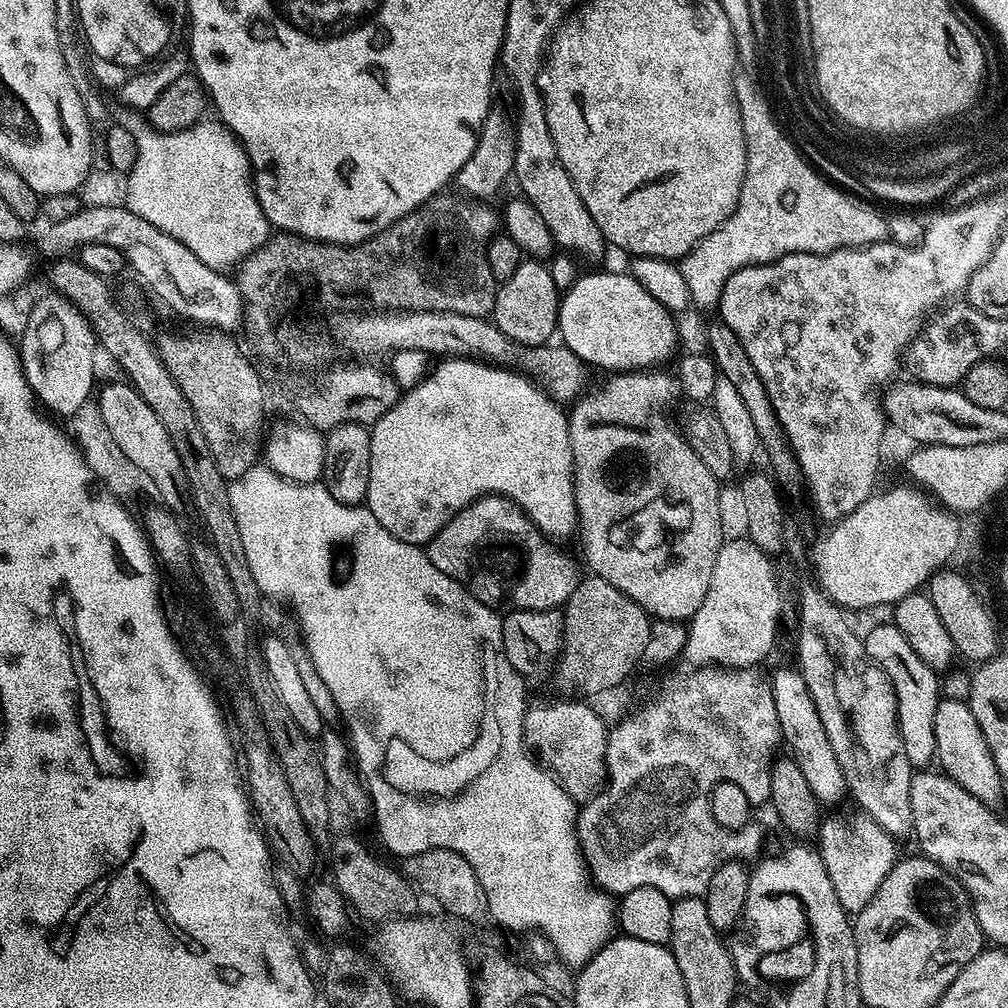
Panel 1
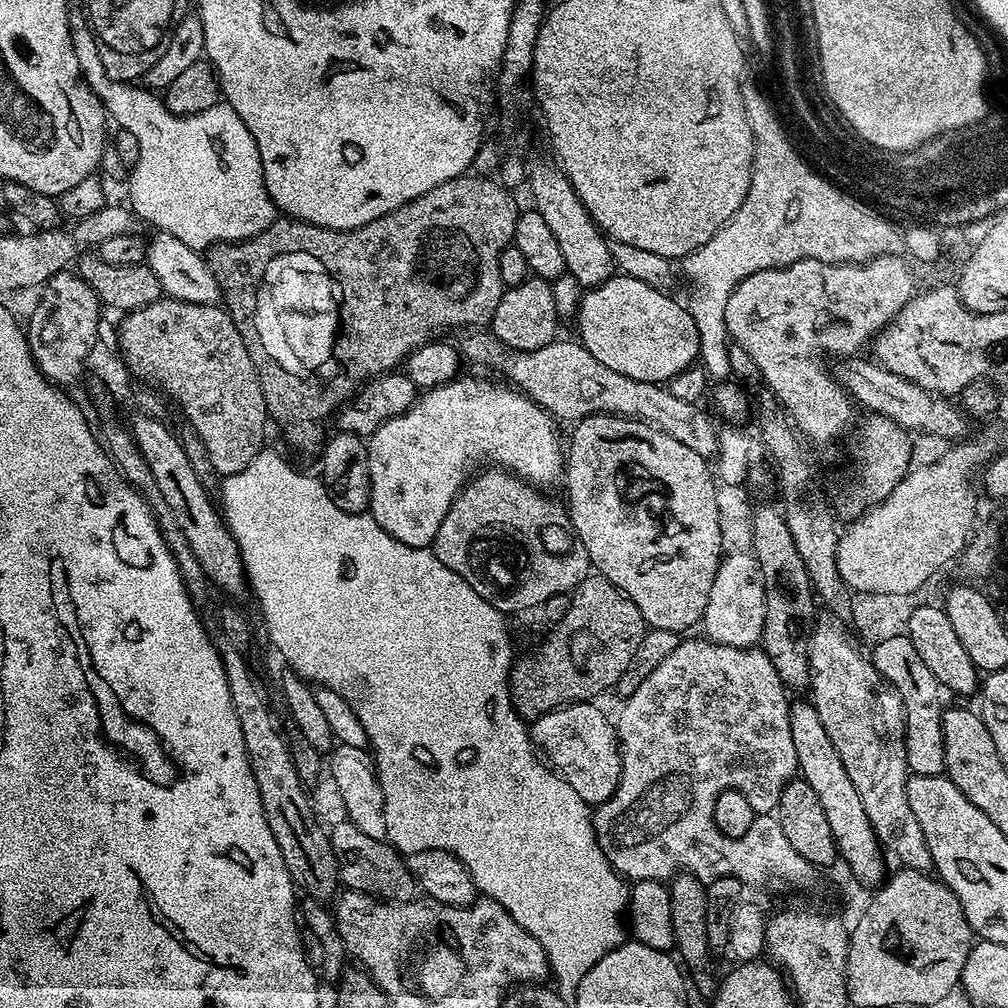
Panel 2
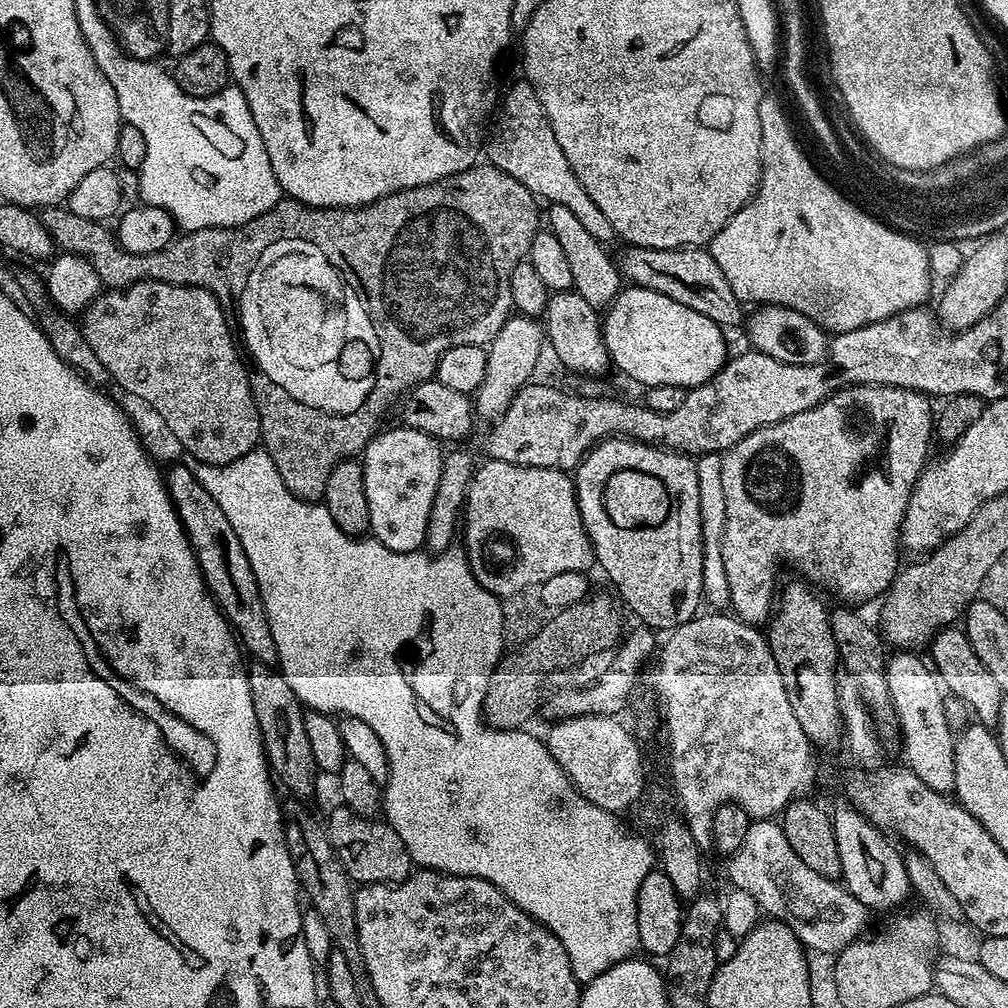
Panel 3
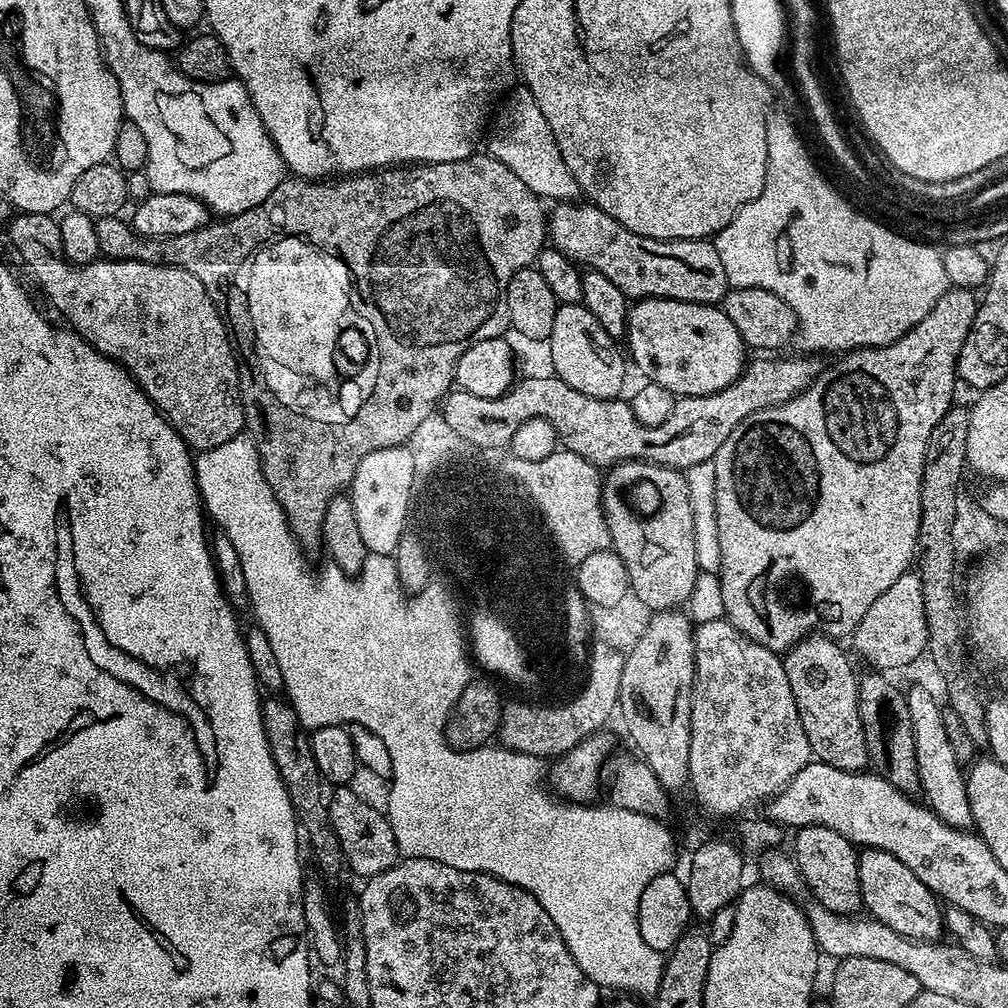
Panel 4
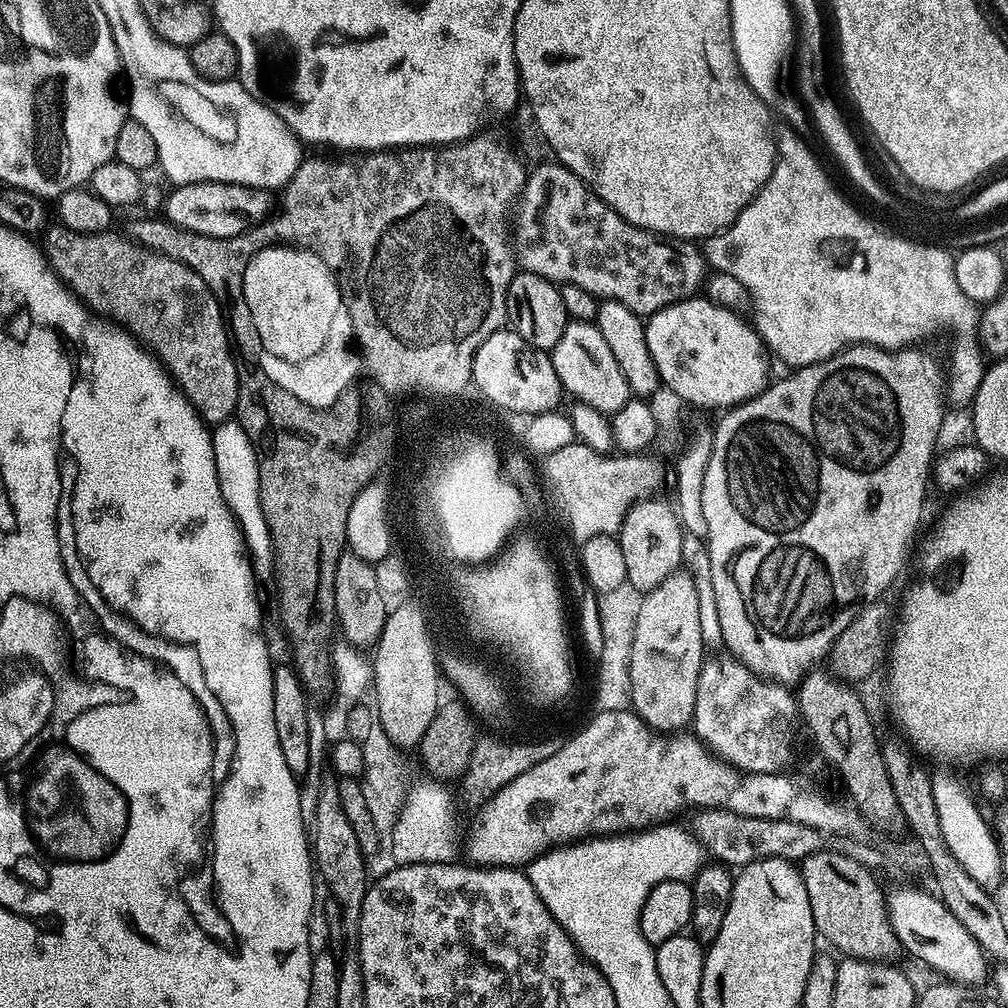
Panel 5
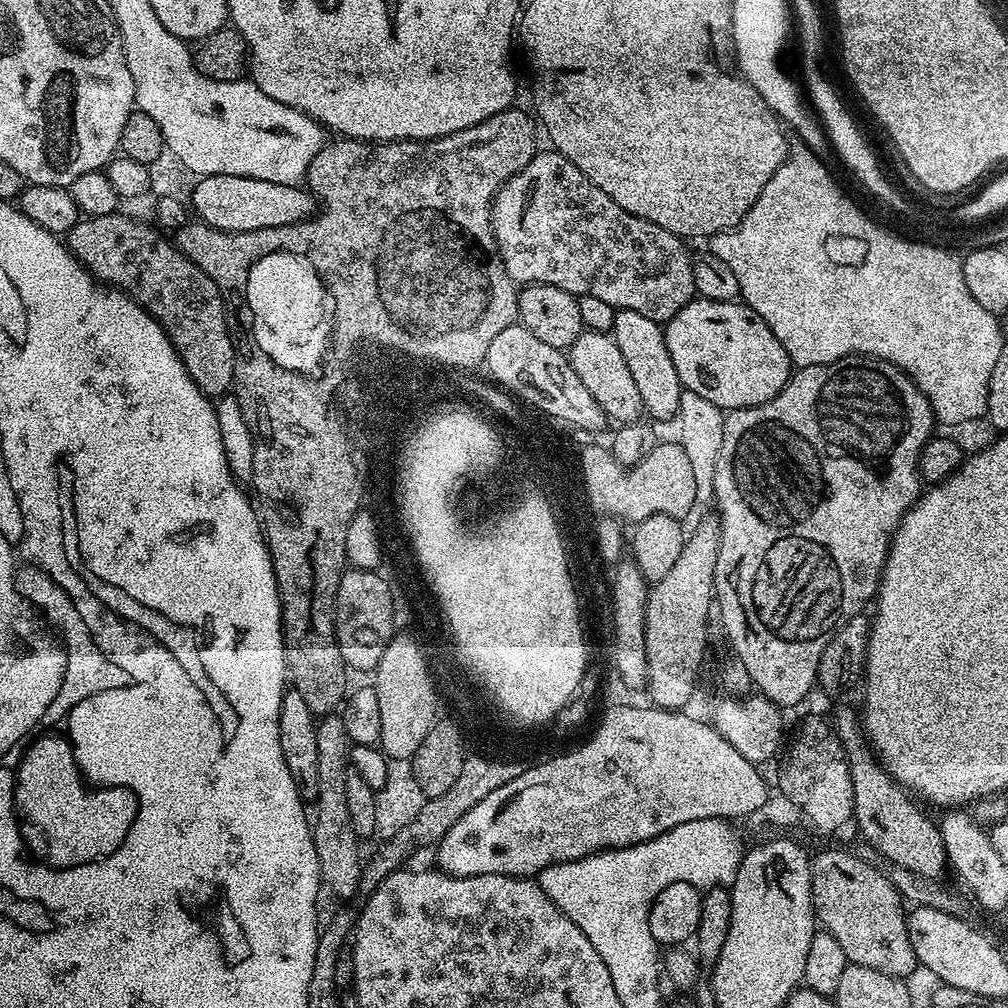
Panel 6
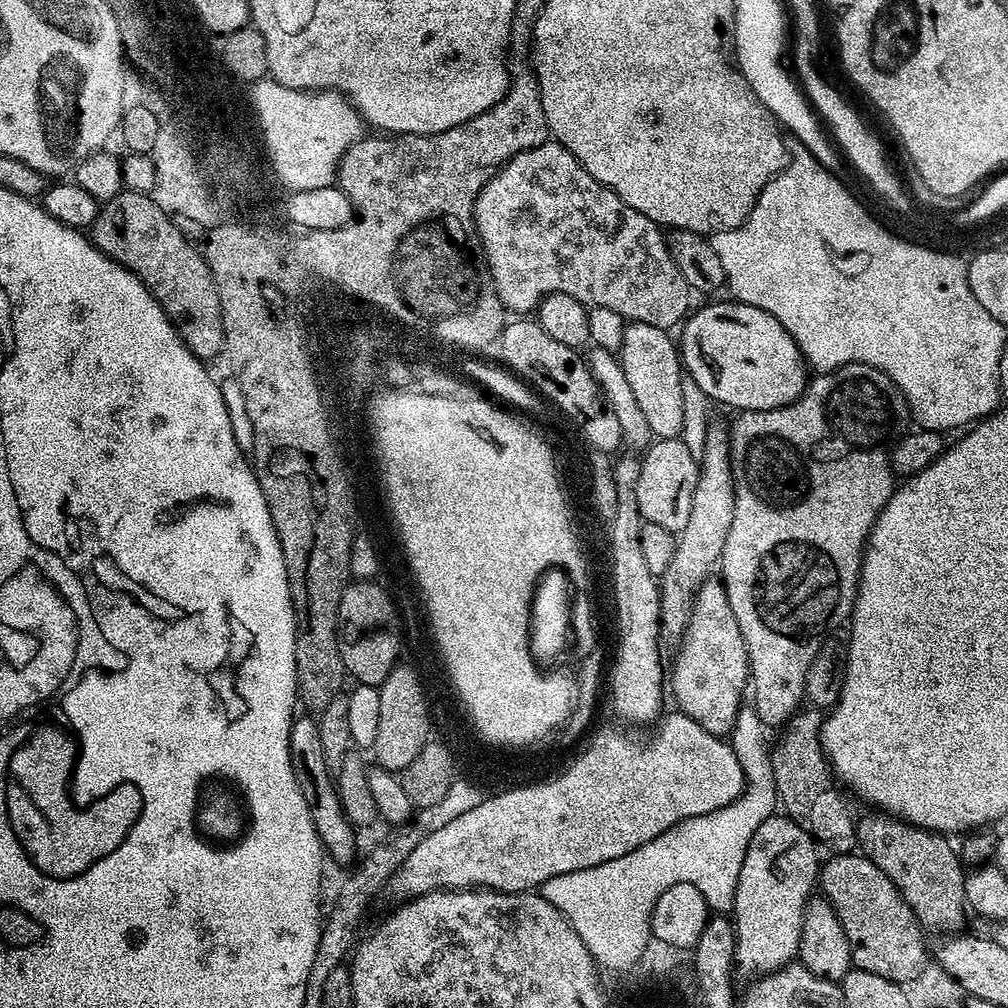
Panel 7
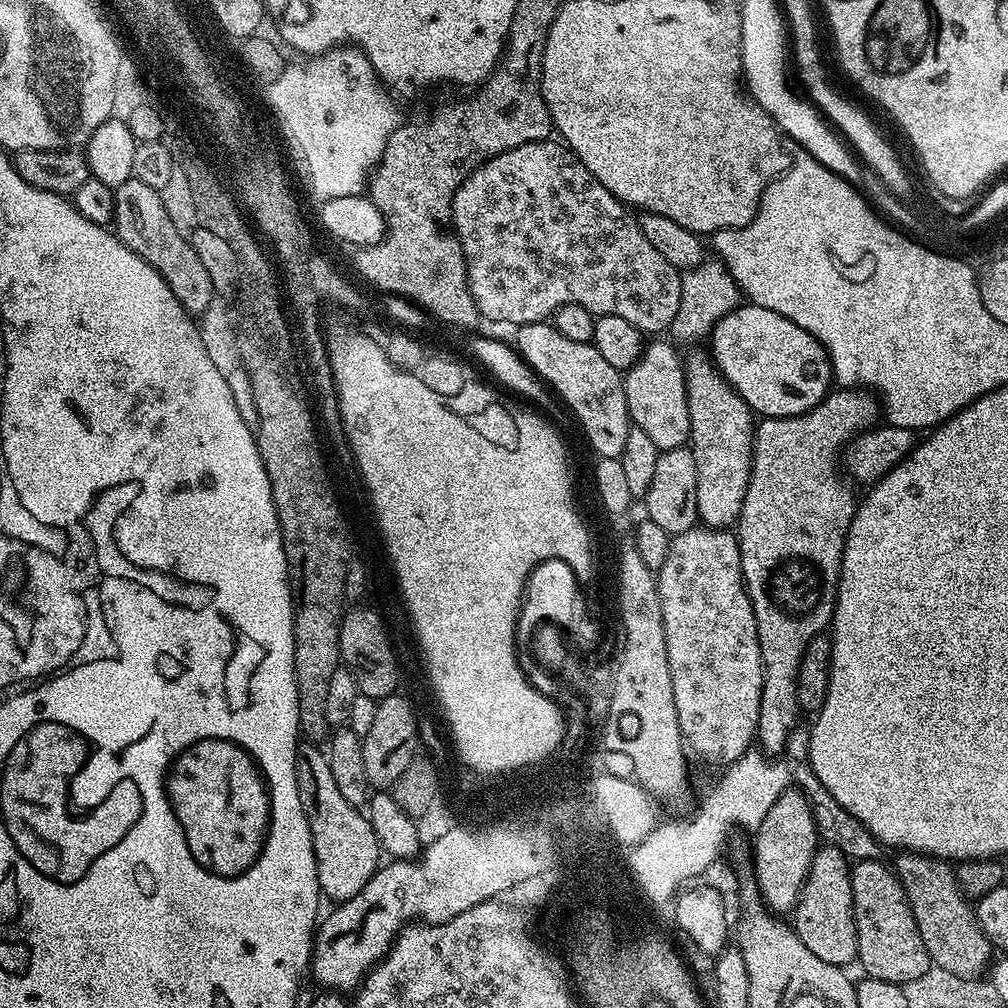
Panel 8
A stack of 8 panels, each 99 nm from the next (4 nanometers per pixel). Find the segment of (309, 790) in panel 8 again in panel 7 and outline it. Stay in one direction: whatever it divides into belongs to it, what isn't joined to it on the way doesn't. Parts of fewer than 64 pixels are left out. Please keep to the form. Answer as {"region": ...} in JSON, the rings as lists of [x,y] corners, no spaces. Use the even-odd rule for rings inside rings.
{"region":[[[297,715],[290,726],[290,758],[294,766],[294,774],[298,786],[302,790],[302,798],[306,798],[306,806],[312,814],[316,832],[320,835],[320,843],[327,855],[336,860],[348,860],[356,852],[357,829],[346,818],[336,793],[333,773],[326,766],[326,754],[322,754],[322,742],[318,735],[316,720],[311,715]]]}

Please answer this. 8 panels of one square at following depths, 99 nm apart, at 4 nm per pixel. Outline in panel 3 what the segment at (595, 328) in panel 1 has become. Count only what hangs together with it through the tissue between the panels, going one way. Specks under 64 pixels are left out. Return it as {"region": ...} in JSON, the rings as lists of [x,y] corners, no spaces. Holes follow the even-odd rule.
{"region":[[[621,287],[602,316],[604,345],[609,361],[620,372],[648,388],[674,386],[697,388],[718,374],[729,359],[725,329],[706,314],[666,298],[654,290]]]}

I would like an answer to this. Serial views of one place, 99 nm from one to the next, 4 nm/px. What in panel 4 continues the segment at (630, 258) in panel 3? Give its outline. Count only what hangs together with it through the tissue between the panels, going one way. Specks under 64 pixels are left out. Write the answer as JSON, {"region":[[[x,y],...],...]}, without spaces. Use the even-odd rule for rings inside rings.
{"region":[[[560,202],[550,212],[550,244],[557,248],[566,258],[576,261],[585,269],[606,274],[618,290],[627,296],[629,301],[638,300],[681,300],[687,304],[719,305],[729,290],[726,270],[722,270],[722,258],[718,258],[718,250],[711,239],[707,240],[659,240],[646,238],[642,234],[634,234],[634,230],[626,230],[622,222],[610,218],[591,202]]]}

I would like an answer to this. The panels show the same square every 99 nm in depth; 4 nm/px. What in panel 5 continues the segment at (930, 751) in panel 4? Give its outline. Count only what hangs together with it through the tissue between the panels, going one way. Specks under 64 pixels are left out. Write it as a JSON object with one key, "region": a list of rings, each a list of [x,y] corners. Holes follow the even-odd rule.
{"region":[[[932,772],[932,789],[934,790],[934,806],[938,806],[938,822],[942,826],[942,838],[946,838],[946,846],[950,846],[950,854],[962,862],[966,874],[974,878],[984,888],[995,889],[1002,869],[1000,866],[1000,846],[994,835],[993,825],[976,809],[977,797],[964,789],[964,784],[956,776],[948,772]]]}

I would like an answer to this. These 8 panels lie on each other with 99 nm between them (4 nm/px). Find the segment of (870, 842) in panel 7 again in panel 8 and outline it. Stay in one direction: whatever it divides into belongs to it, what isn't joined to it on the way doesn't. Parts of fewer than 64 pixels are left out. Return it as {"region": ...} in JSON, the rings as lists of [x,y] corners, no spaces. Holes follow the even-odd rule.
{"region":[[[904,850],[897,856],[900,857],[894,863],[894,871],[910,902],[914,922],[918,922],[918,934],[922,934],[922,942],[926,942],[933,965],[950,970],[950,974],[958,974],[958,978],[983,977],[993,963],[994,949],[978,922],[975,907],[956,881],[953,865],[922,852]]]}

